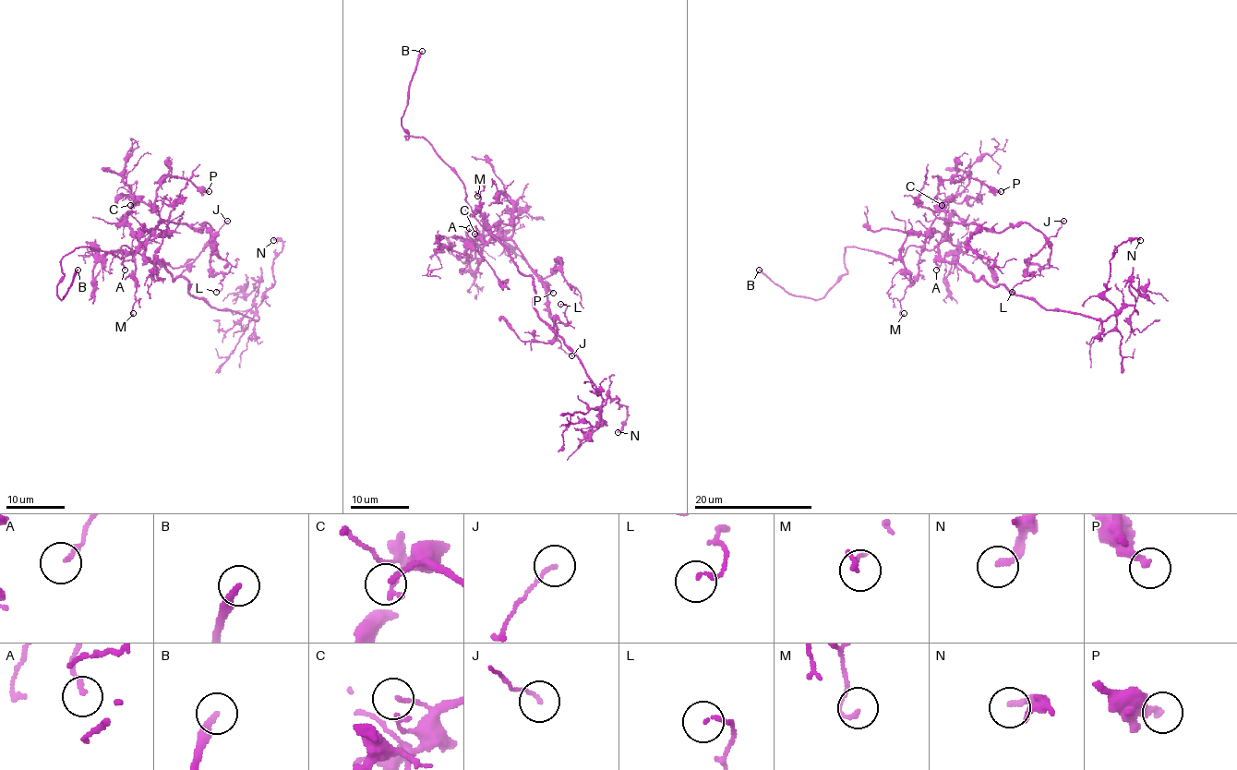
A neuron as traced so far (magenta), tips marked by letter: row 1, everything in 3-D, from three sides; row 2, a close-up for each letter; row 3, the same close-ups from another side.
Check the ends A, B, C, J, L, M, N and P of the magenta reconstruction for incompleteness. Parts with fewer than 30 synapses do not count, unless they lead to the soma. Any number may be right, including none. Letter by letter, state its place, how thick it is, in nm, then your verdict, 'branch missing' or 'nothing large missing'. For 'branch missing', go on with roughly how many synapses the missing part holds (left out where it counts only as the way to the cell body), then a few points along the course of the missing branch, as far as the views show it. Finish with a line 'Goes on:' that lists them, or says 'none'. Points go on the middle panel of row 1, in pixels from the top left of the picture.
A: at (469, 228); 180 nm thick; nothing large missing
B: at (422, 51); 200 nm thick; branch missing; missing branch runs (422, 51), (447, 38), (452, 38), (455, 25), (491, 28), (498, 20), (514, 18)
C: at (474, 234); 140 nm thick; nothing large missing
J: at (571, 355); 130 nm thick; nothing large missing
L: at (560, 304); 110 nm thick; nothing large missing
M: at (477, 196); 140 nm thick; nothing large missing
N: at (618, 432); 200 nm thick; nothing large missing
P: at (553, 293); 320 nm thick; nothing large missing
Goes on: B

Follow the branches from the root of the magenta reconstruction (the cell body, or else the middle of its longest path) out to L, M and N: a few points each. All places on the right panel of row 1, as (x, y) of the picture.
L: (964, 270), (940, 256), (947, 222), (996, 233), (1028, 222), (1046, 243), (1030, 260), (1031, 277), (1012, 292)
M: (964, 270), (940, 256), (939, 245), (949, 235), (932, 231), (918, 277), (900, 300), (904, 313)
N: (964, 270), (1046, 309), (1103, 320), (1115, 310), (1105, 295), (1110, 258), (1122, 243), (1140, 240)

